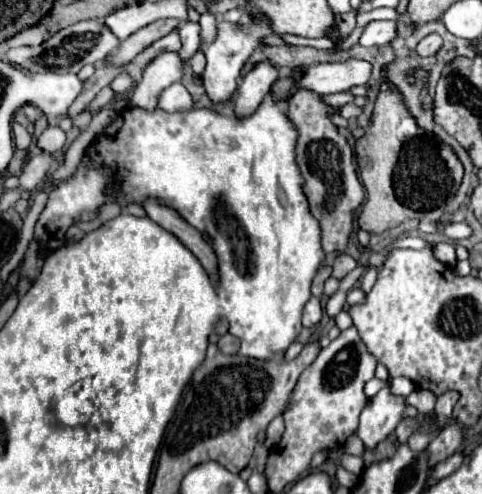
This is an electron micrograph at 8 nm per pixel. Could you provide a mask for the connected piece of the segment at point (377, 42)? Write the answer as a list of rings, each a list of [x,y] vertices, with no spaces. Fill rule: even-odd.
[[[373,20],[365,26],[359,44],[361,46],[385,46],[397,38],[397,26],[393,20]]]

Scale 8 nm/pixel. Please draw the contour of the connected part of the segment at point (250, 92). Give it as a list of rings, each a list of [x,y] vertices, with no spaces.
[[[269,60],[255,64],[255,68],[241,80],[237,98],[235,98],[235,114],[251,114],[265,94],[271,90],[271,84],[279,78],[279,68]]]

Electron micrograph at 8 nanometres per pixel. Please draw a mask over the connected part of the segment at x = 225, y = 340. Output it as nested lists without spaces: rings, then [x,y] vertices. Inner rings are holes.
[[[225,334],[219,338],[219,348],[225,354],[237,354],[239,352],[239,340],[233,334]]]

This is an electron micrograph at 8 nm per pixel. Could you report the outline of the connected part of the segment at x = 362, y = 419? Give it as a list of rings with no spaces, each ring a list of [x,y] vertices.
[[[391,380],[365,404],[359,416],[357,436],[363,440],[367,448],[373,448],[387,434],[391,434],[397,424],[403,420],[403,410],[407,406],[405,396],[391,394]]]

